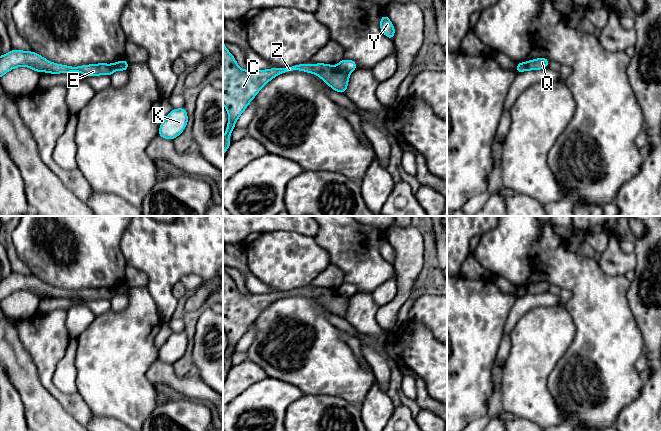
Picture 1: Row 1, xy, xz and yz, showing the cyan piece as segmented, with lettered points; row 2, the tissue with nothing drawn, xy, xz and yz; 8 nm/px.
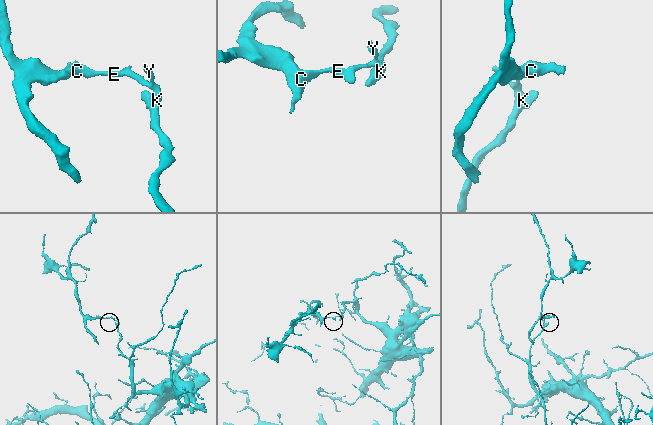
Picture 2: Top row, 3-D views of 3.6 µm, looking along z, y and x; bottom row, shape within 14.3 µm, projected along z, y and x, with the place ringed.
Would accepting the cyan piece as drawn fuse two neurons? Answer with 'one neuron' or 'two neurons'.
two neurons

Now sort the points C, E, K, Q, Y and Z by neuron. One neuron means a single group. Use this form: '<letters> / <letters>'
C E Q Z / K Y

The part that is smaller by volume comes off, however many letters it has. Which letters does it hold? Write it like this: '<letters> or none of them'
C, E, Q, Z

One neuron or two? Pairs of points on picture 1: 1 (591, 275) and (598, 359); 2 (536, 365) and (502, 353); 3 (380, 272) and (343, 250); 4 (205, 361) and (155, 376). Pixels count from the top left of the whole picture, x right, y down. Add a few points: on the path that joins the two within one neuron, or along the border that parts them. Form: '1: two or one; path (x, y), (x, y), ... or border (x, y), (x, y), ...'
1: one; path (596, 296), (598, 299), (598, 338)
2: two; border (510, 335), (510, 351), (503, 367)
3: one; path (371, 270), (352, 252)
4: two; border (198, 374), (212, 389)

